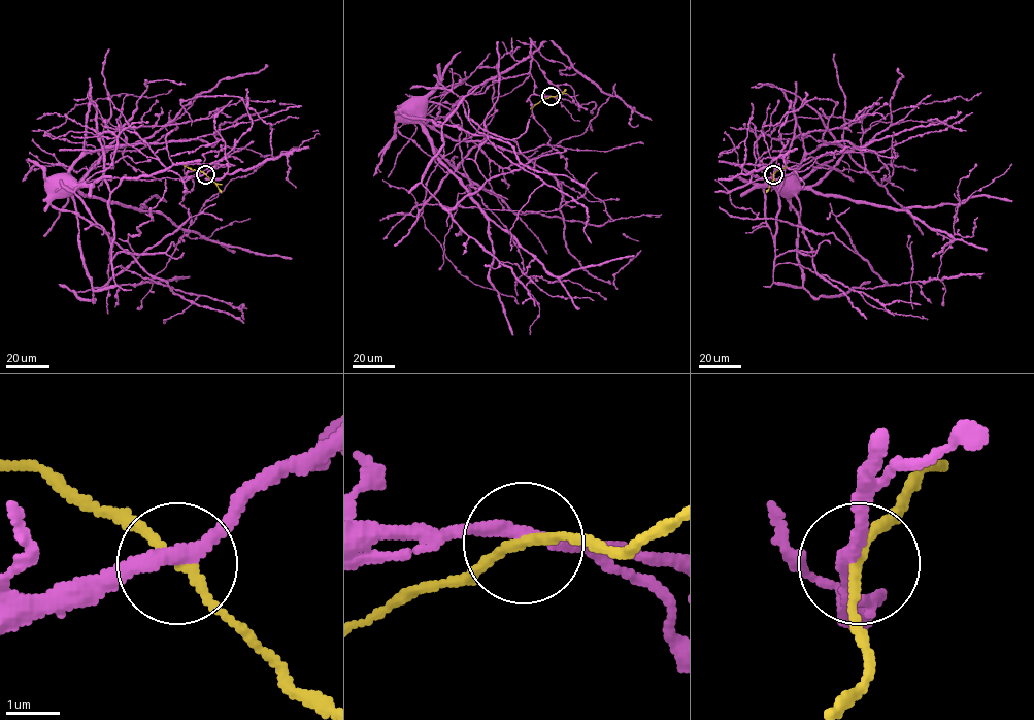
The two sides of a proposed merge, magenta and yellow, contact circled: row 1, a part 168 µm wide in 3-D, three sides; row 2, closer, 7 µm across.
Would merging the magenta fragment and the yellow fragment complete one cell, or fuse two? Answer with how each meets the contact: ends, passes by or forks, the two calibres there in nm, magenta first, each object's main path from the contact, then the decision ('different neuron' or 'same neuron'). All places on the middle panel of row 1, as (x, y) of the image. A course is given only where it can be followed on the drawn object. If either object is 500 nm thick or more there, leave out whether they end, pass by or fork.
magenta passes by; yellow passes by; 260 nm thick on the magenta side, 160 nm on the other; magenta runs (551, 96), (534, 93), (529, 73), (507, 76), (396, 129), (451, 172), (413, 103); yellow runs (551, 96), (530, 108); different neuron

